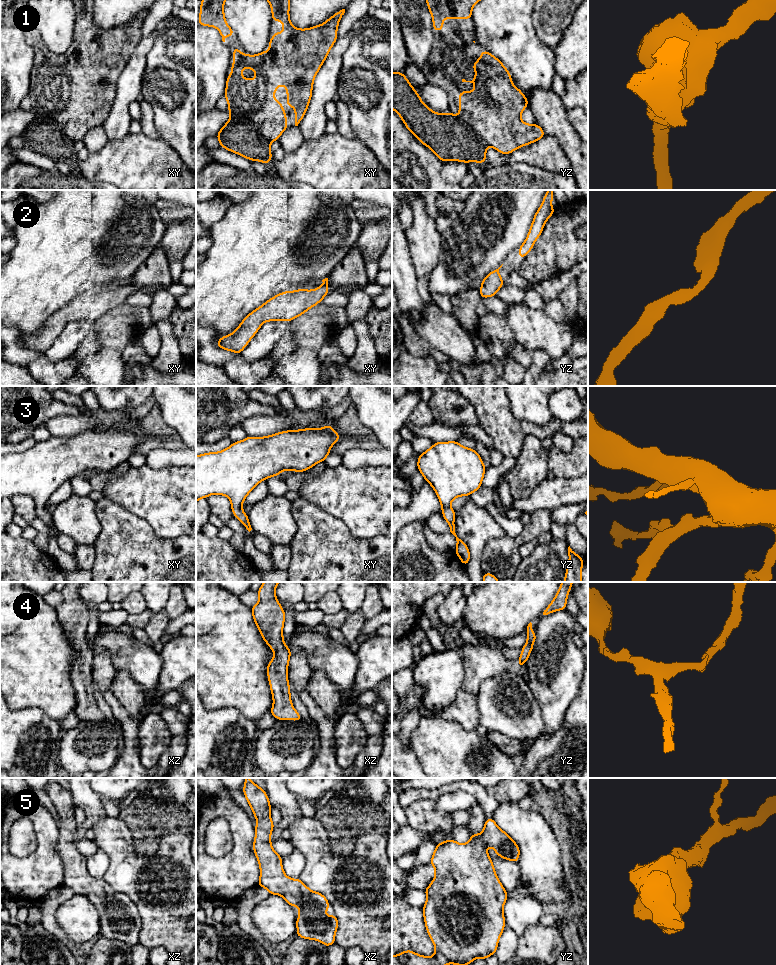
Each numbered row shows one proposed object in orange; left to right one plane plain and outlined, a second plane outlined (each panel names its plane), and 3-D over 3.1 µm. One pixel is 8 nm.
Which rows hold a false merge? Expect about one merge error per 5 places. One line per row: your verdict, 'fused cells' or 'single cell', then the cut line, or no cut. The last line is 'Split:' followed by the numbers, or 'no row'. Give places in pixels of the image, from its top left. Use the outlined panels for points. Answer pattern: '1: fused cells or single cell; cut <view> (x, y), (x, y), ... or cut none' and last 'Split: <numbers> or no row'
1: single cell; cut none
2: single cell; cut none
3: single cell; cut none
4: single cell; cut none
5: single cell; cut none
Split: no row

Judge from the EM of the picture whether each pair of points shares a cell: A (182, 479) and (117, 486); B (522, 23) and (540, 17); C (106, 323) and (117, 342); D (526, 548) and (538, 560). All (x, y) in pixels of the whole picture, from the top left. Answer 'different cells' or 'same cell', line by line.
A: same cell
B: different cells
C: same cell
D: different cells

